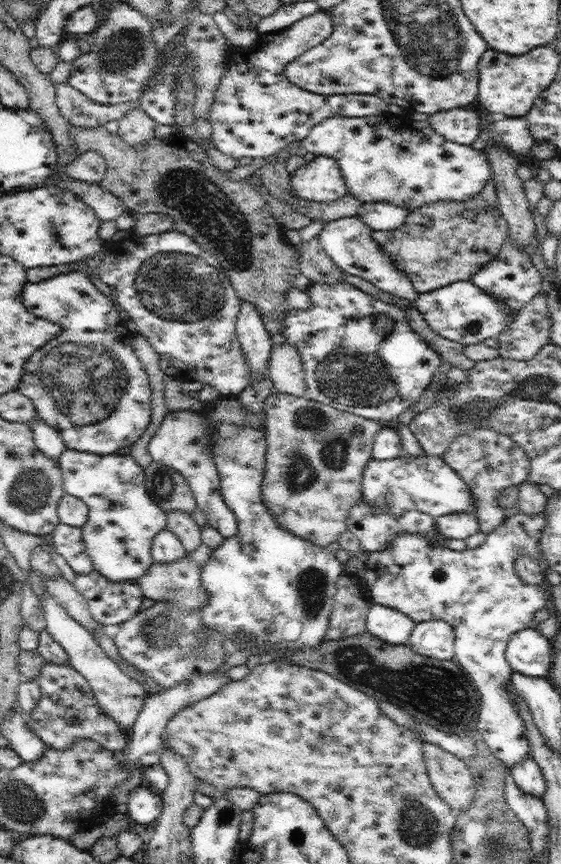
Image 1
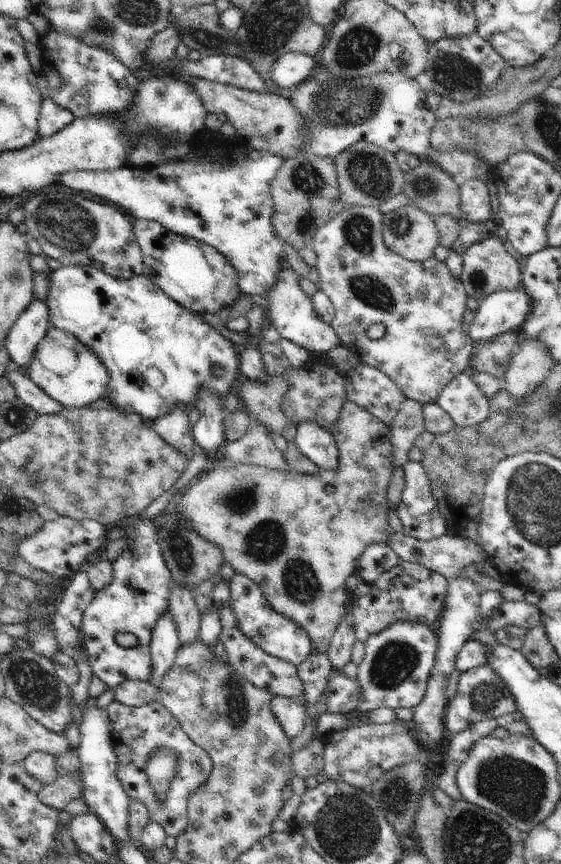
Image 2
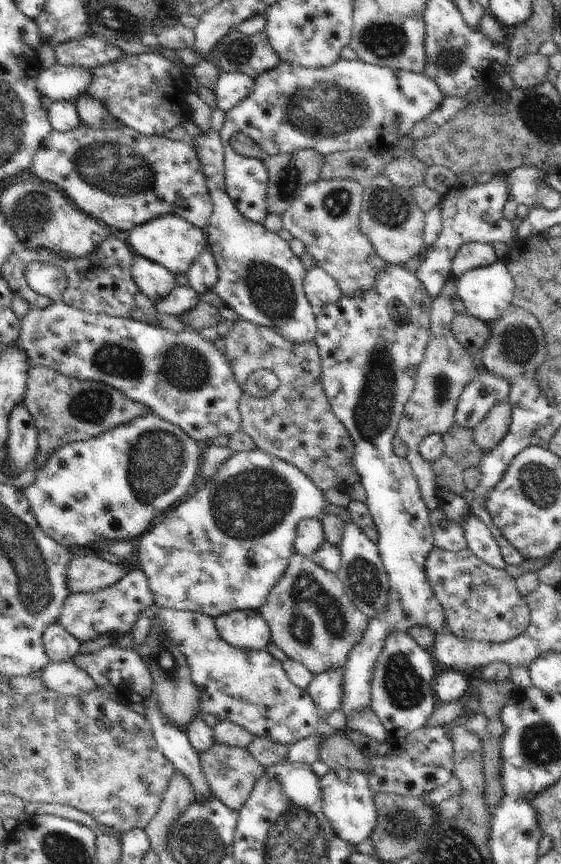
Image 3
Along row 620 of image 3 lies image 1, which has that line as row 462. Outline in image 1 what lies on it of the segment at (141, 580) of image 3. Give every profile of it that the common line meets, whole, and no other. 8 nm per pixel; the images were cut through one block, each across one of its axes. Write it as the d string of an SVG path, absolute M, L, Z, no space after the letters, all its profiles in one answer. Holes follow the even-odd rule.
M70 448L64 449L58 463L63 476L63 489L80 498L88 508L88 518L81 526L81 533L87 553L93 560L93 567L112 582L136 582L155 563L151 553L153 540L167 526L167 513L160 510L160 506L150 498L144 469L131 455L100 455Z

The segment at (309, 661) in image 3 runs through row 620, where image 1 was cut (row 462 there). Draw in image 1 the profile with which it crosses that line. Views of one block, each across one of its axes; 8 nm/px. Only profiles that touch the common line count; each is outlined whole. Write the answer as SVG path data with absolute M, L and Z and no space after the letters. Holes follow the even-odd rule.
M273 391L268 395L268 398L264 401L264 410L265 422L263 428L267 438L265 456L266 470L263 485L261 486L264 506L275 516L275 519L279 522L281 527L291 530L297 537L305 538L318 546L326 546L332 544L332 542L337 542L339 536L347 530L346 519L348 518L348 513L356 506L356 502L358 502L362 496L361 484L363 472L368 461L372 459L373 442L382 427L378 421L373 421L358 416L357 414L349 413L348 411L338 410L332 405L322 404L321 402L308 399L306 396L299 397L293 394L281 393L280 391Z

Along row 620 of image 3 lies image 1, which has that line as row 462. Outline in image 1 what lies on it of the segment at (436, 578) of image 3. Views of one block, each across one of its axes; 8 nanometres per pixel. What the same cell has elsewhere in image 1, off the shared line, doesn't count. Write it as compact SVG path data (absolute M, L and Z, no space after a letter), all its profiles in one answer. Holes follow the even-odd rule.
M479 426L471 434L459 434L441 456L469 486L471 499L476 502L474 510L478 513L479 531L492 532L505 520L505 511L498 503L498 495L508 486L520 485L526 481L530 461L525 450L520 448L507 434L496 432L493 428Z

